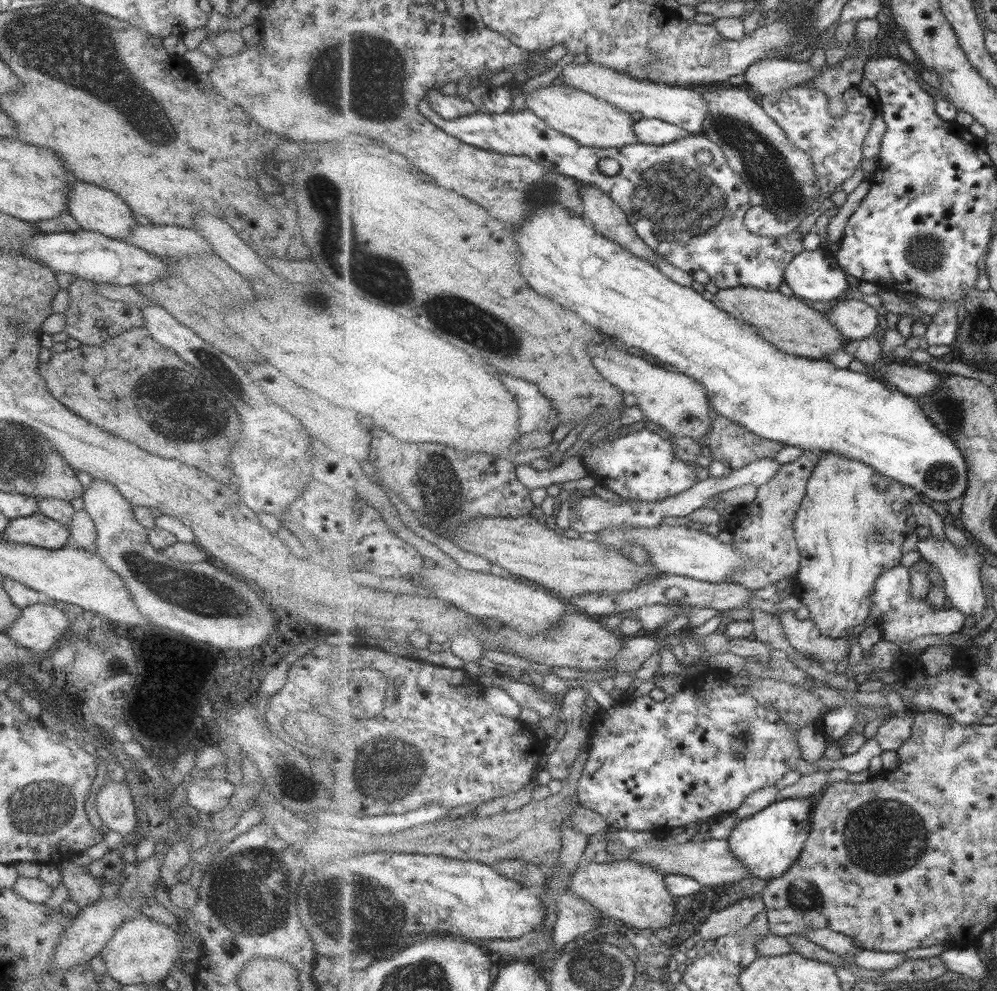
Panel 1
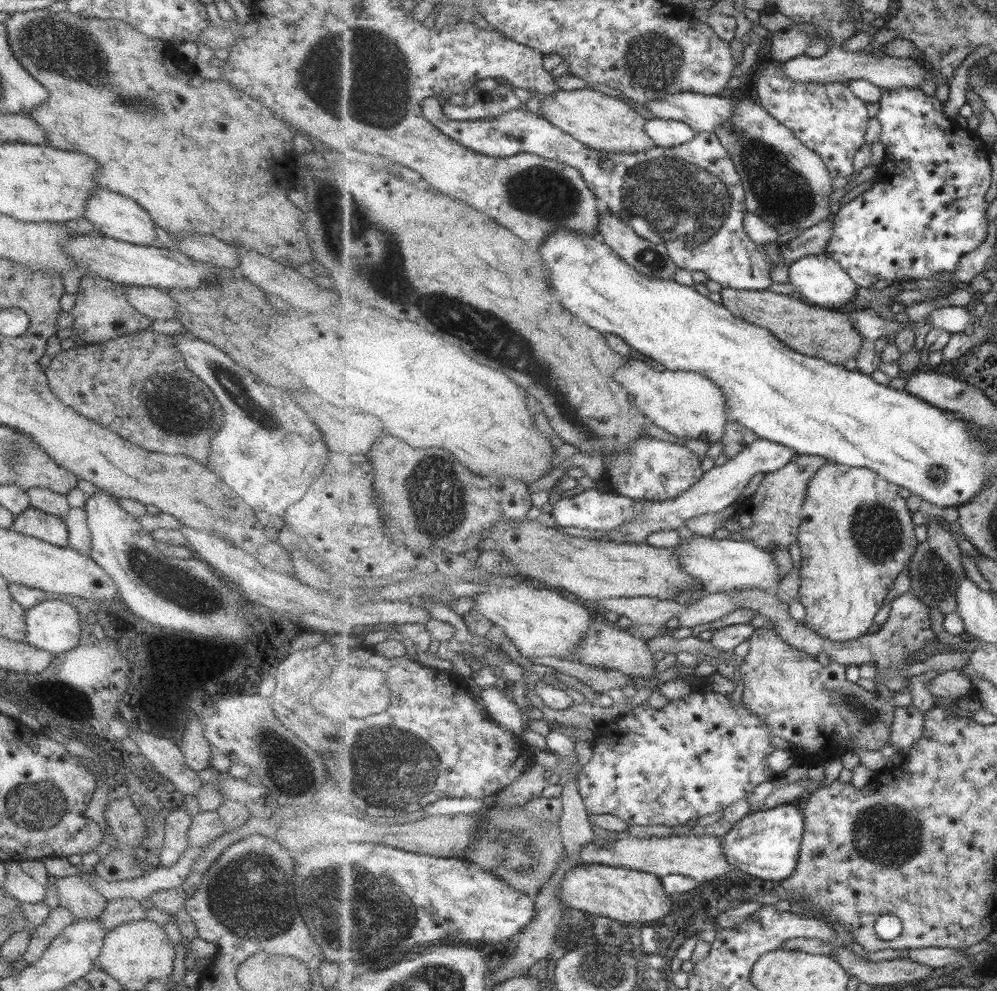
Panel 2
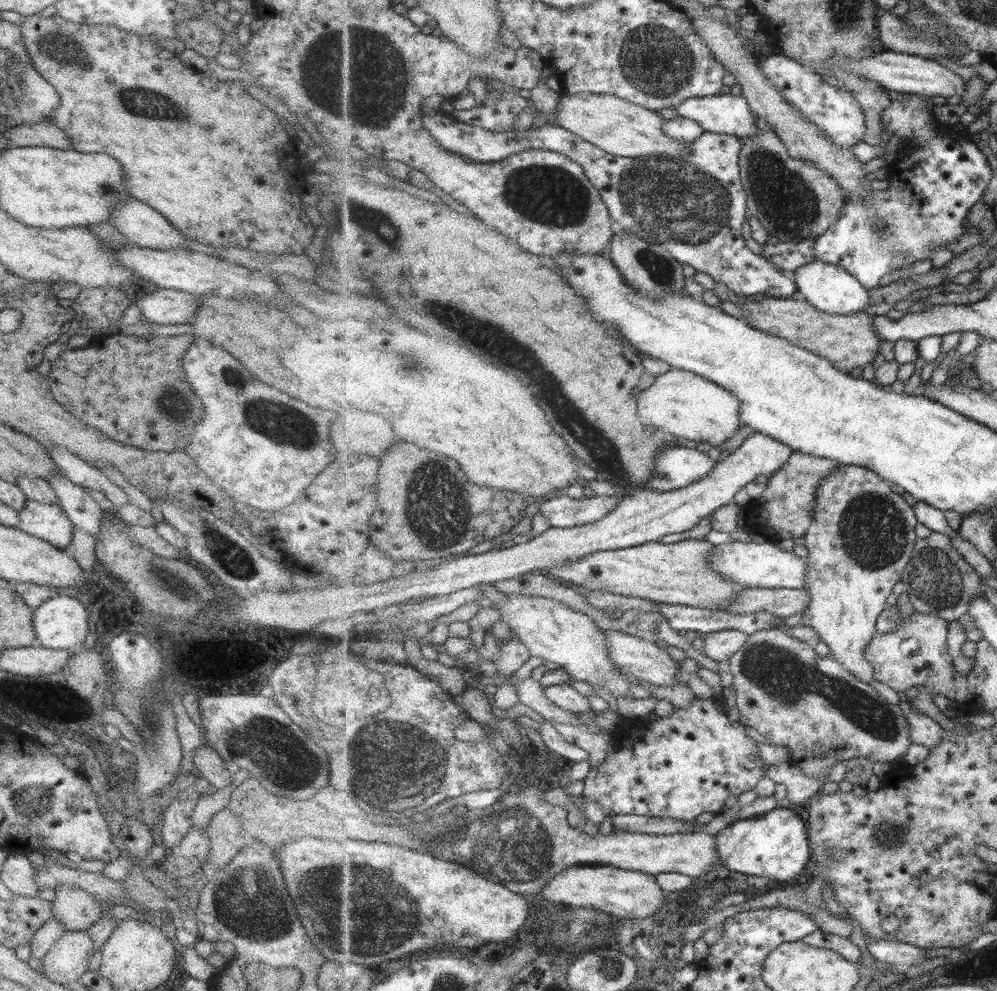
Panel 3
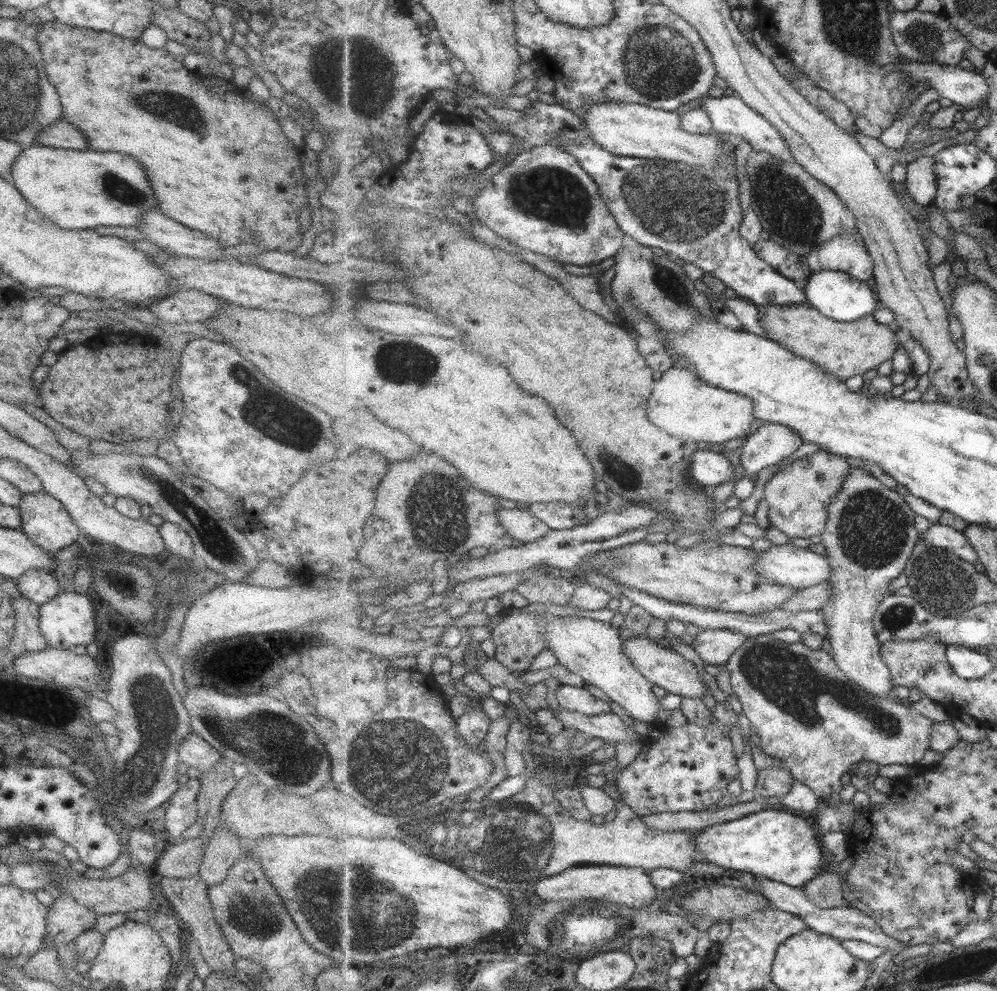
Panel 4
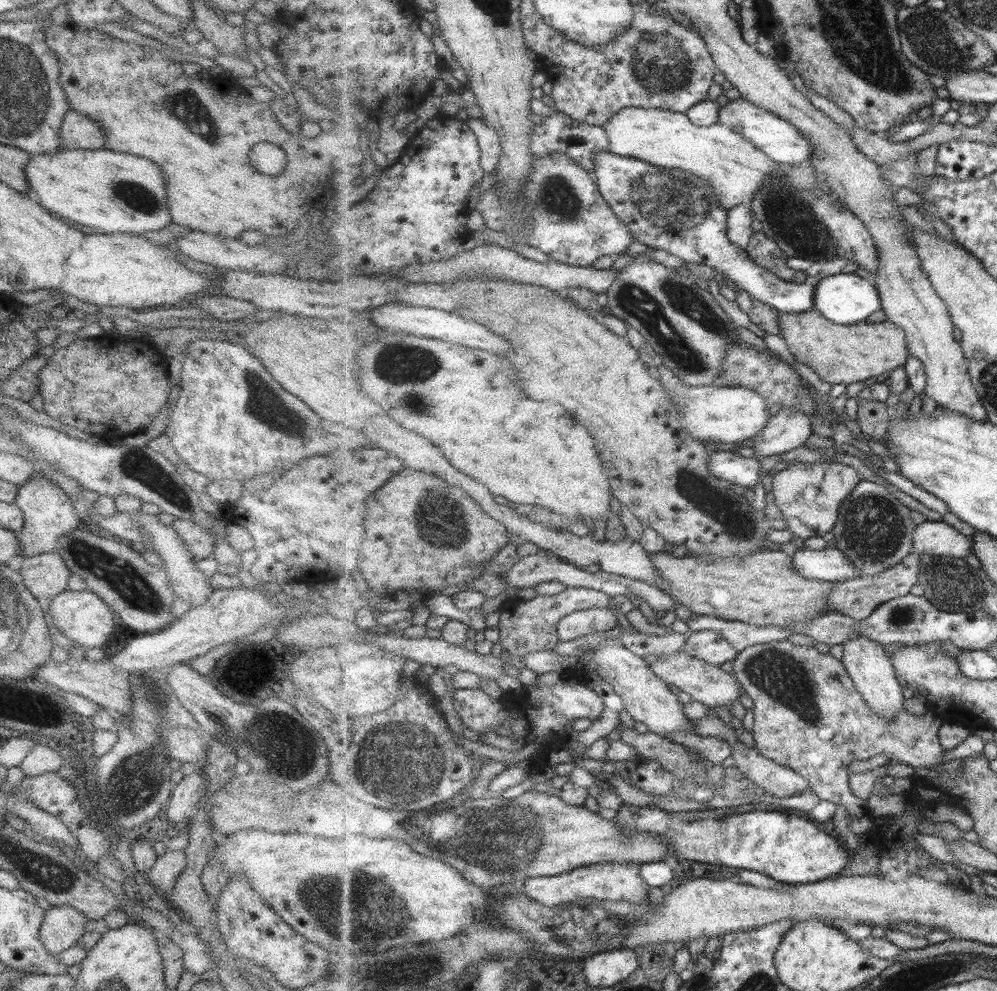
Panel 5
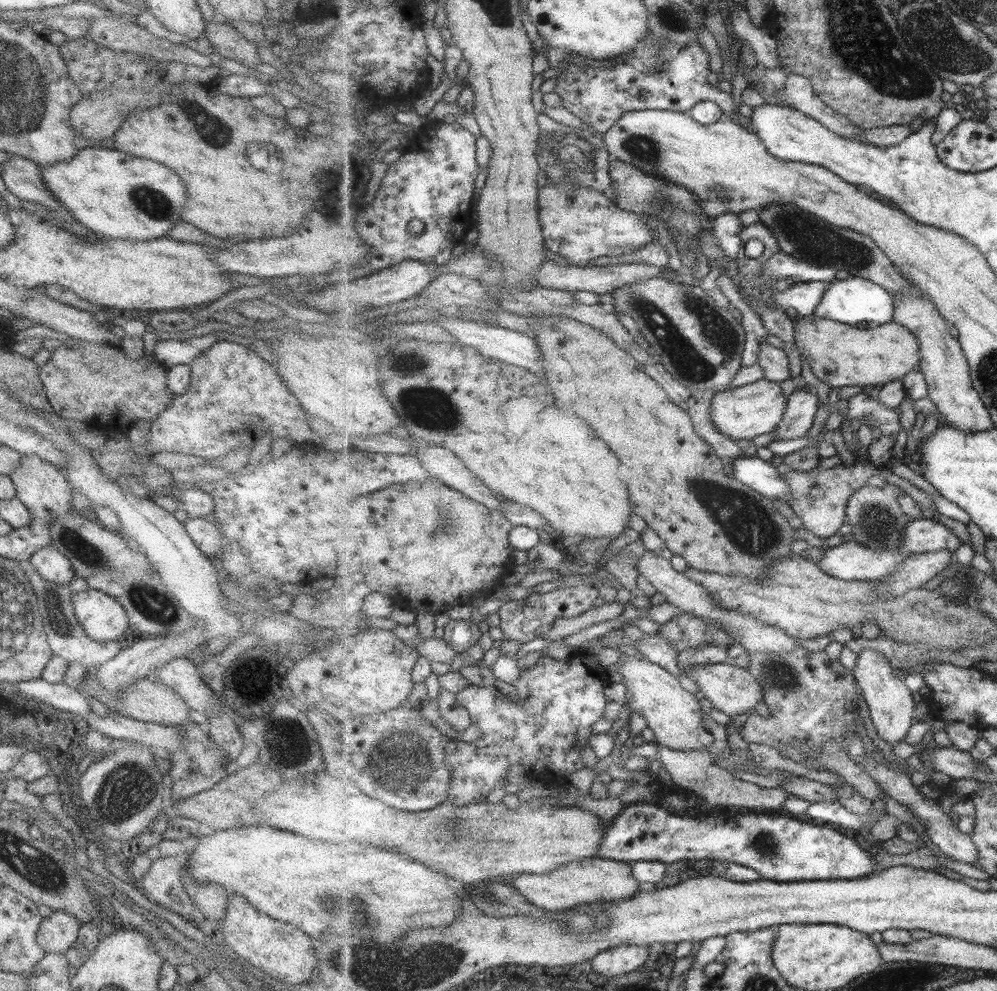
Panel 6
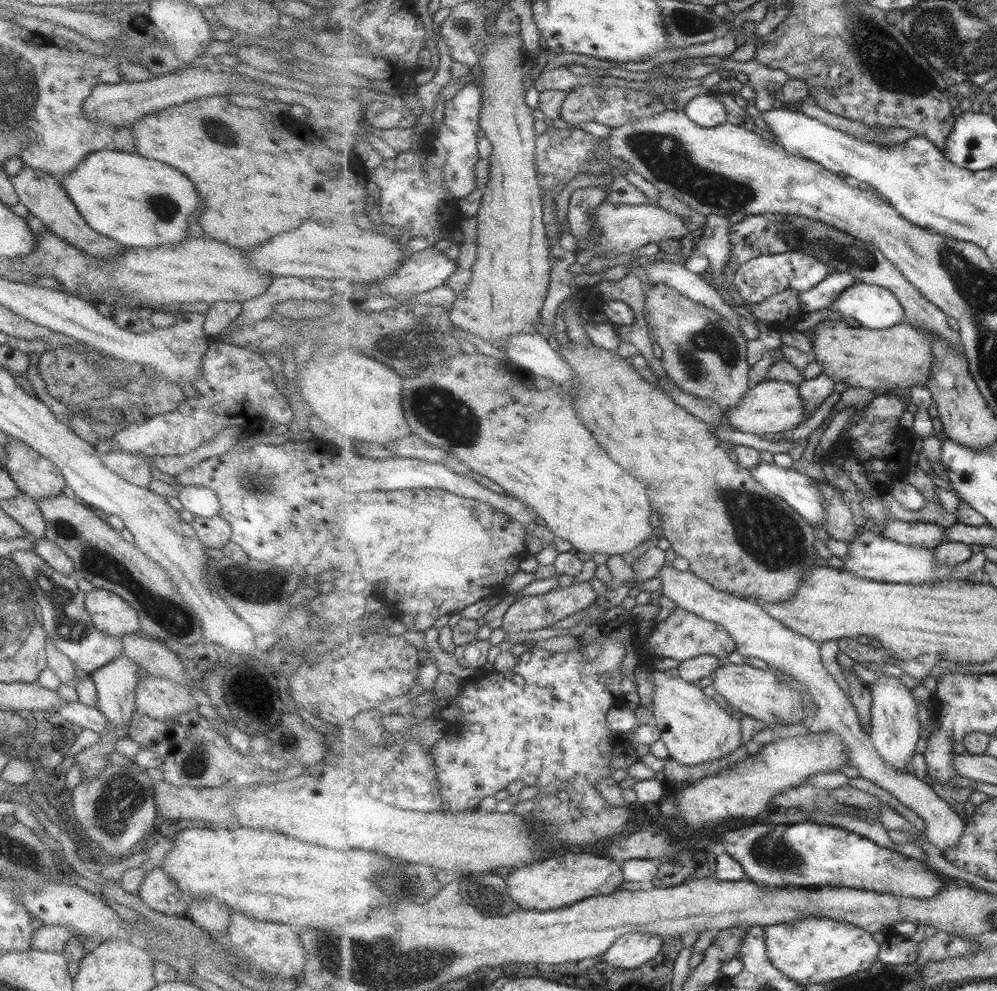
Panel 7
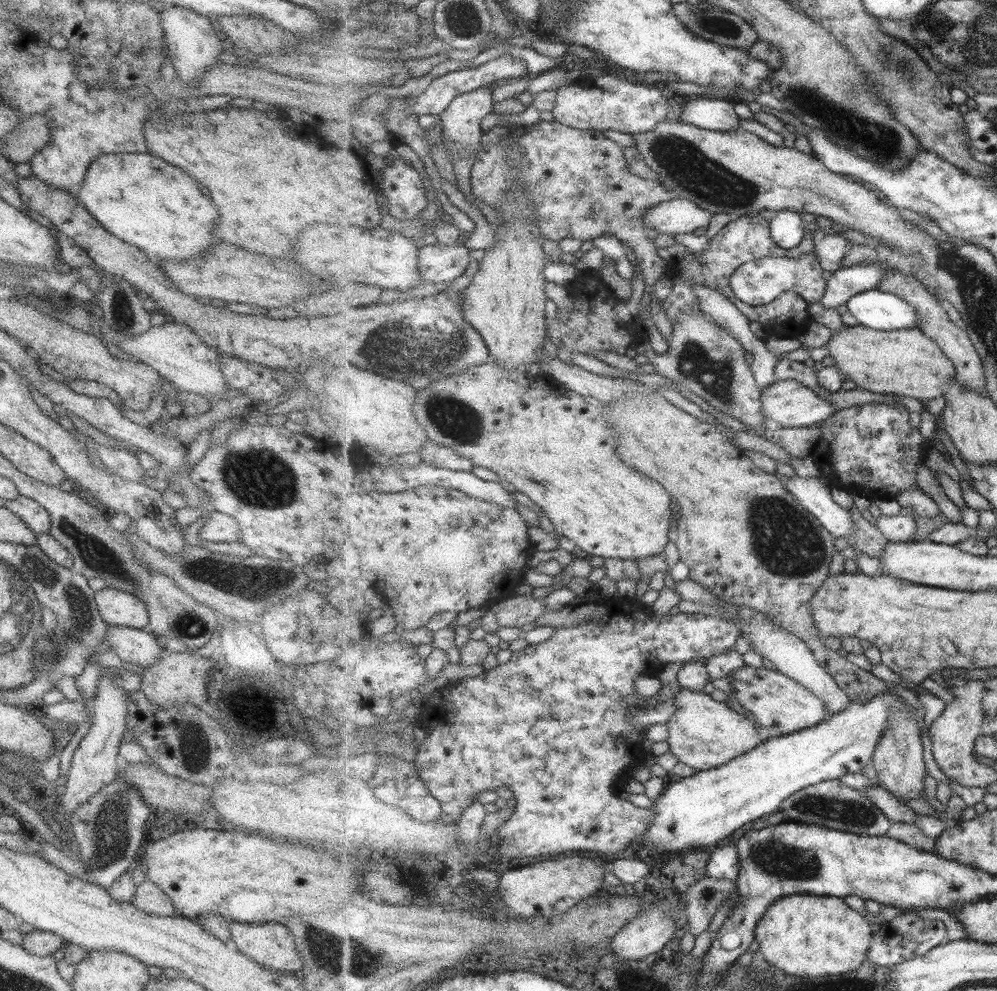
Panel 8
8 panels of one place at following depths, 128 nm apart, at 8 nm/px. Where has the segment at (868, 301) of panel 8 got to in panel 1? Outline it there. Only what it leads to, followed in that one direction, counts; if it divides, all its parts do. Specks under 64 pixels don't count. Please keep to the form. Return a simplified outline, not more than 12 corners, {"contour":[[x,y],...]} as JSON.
{"contour":[[820,247],[785,271],[797,297],[831,302],[850,288],[847,272]]}

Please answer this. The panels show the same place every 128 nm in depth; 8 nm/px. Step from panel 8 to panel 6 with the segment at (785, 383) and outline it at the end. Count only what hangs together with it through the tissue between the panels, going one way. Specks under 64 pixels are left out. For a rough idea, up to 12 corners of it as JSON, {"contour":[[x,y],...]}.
{"contour":[[761,378],[719,392],[717,431],[733,440],[773,433],[789,398]]}

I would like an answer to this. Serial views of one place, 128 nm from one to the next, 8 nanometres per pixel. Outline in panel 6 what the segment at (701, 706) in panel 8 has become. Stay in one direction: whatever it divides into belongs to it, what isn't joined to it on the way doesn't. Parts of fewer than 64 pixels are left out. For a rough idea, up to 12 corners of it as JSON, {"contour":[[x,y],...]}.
{"contour":[[624,655],[617,671],[630,710],[669,748],[727,749],[725,725],[649,659]]}

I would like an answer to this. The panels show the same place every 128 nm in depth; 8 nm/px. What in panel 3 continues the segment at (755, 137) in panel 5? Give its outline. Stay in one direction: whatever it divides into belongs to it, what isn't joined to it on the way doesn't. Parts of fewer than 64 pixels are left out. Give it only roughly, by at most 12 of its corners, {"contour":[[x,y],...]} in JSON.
{"contour":[[693,97],[677,116],[704,132],[748,137],[757,125],[747,99]]}

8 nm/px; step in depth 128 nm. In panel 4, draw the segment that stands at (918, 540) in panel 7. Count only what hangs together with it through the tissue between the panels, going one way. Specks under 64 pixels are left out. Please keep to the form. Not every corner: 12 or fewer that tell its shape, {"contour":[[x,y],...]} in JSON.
{"contour":[[932,525],[921,541],[943,547],[970,562],[980,562],[964,532]]}

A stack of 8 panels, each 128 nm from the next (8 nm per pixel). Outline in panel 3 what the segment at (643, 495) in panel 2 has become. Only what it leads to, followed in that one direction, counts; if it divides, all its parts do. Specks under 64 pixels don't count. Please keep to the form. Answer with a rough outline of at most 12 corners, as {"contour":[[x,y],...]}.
{"contour":[[667,448],[646,488],[683,489],[717,463],[695,448]]}

